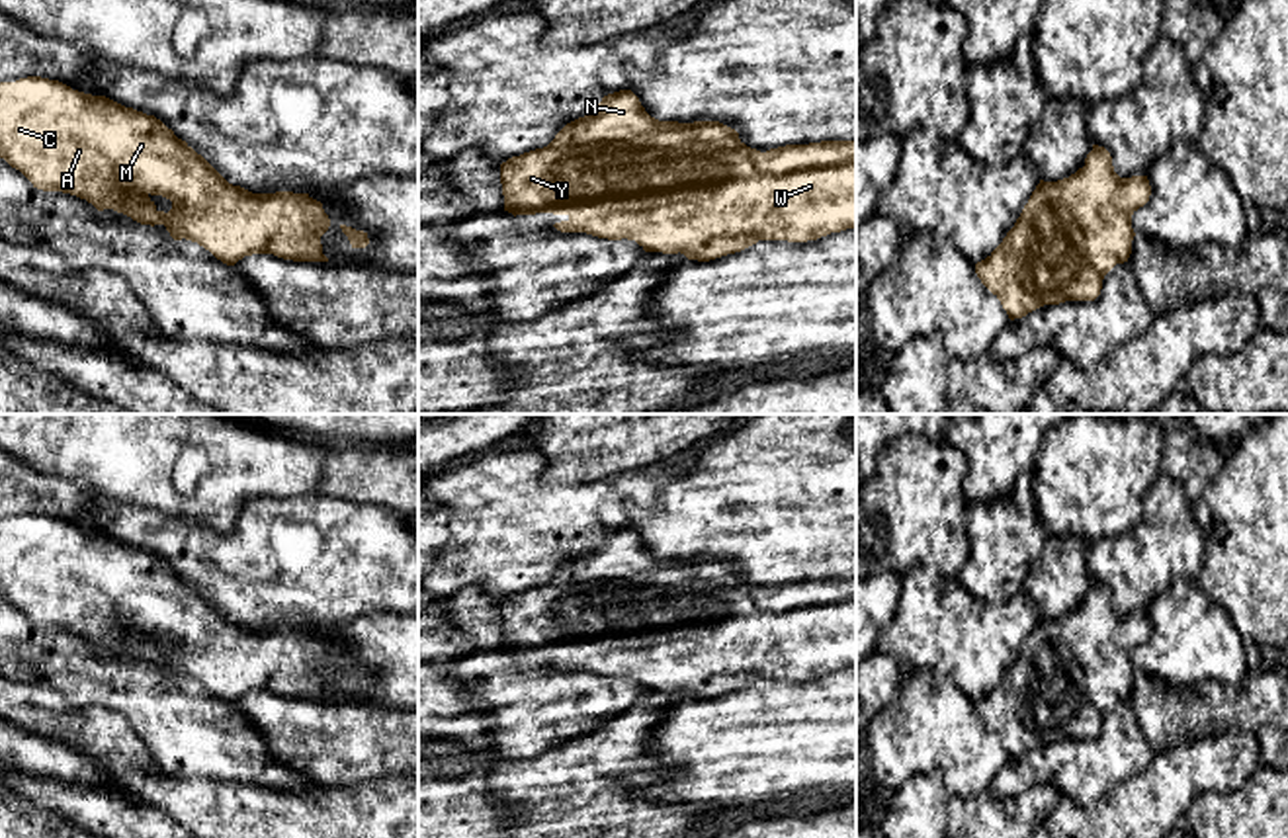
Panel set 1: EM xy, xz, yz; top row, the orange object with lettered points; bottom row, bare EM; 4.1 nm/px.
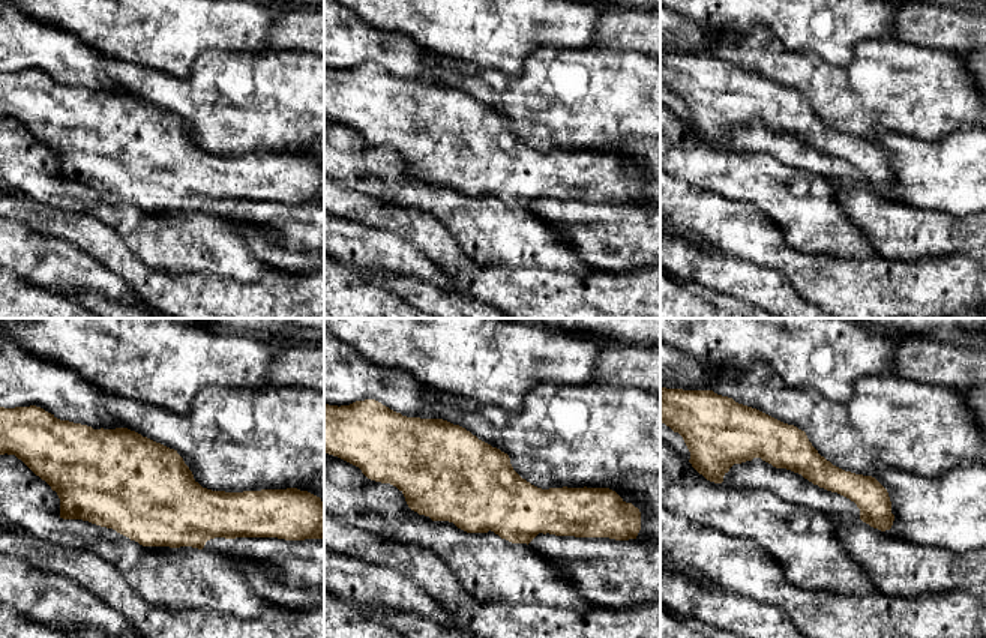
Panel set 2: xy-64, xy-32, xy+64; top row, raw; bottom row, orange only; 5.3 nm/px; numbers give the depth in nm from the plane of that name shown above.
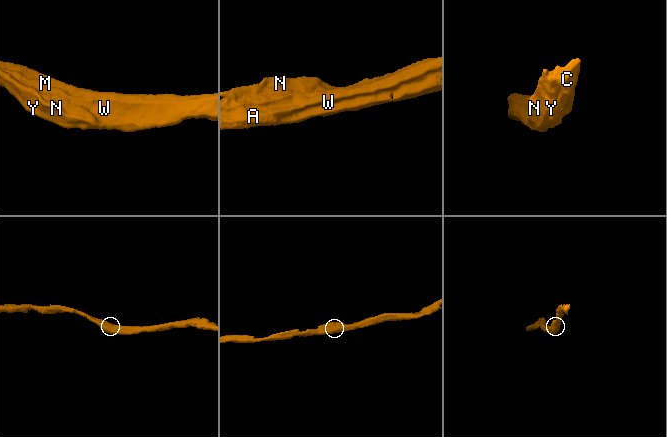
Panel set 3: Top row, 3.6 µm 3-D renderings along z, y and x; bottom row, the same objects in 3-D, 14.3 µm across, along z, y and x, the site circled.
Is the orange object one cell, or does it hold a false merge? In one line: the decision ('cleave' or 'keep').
keep

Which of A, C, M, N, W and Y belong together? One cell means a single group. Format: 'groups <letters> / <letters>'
groups A C M N W Y

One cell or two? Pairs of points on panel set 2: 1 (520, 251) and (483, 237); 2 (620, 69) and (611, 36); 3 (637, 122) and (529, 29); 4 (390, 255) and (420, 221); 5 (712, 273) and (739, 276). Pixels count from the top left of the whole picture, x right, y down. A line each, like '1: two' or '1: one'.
1: one
2: two
3: two
4: two
5: one

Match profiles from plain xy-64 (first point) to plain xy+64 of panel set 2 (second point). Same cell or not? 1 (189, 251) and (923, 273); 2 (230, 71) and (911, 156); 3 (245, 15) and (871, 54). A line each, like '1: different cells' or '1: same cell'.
1: different cells
2: different cells
3: different cells

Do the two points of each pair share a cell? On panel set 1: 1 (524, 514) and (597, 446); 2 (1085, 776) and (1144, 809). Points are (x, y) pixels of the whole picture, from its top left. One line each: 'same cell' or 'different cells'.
1: different cells
2: different cells

